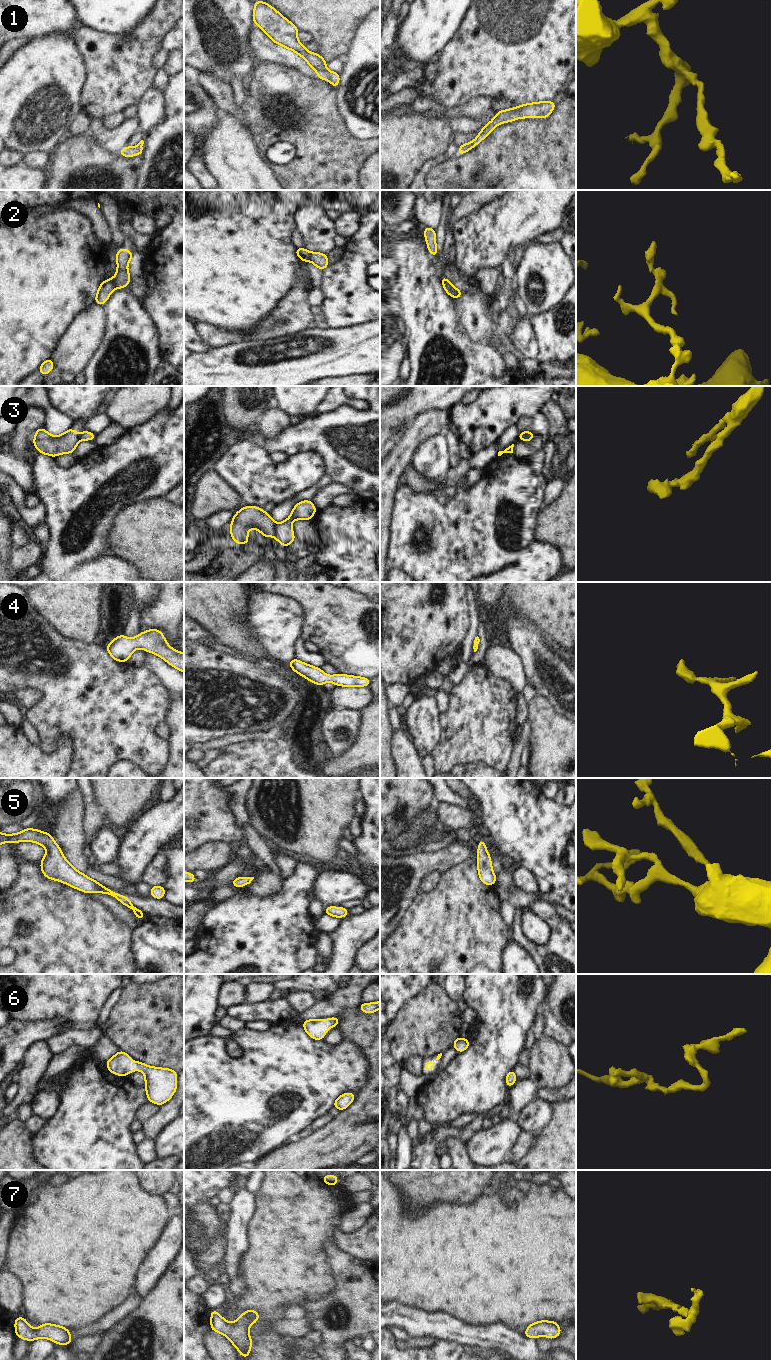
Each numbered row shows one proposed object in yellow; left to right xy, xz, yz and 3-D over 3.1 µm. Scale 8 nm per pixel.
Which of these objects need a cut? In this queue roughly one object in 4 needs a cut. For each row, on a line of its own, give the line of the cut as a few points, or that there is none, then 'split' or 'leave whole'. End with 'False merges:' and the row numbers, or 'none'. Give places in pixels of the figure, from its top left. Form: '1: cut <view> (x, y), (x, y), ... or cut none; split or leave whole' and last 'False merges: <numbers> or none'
1: cut none; leave whole
2: cut xy (112, 278), (114, 286); split
3: cut xz (276, 524), (274, 535); split
4: cut none; leave whole
5: cut none; leave whole
6: cut none; leave whole
7: cut none; leave whole
False merges: 2, 3

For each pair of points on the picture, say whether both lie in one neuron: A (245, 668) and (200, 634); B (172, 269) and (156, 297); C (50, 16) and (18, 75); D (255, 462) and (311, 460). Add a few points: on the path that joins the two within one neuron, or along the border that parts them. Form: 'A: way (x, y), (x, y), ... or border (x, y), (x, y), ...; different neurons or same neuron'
A: border (194, 642), (199, 644); different neurons
B: way (172, 276), (172, 281), (163, 290); same neuron
C: border (63, 31), (38, 35), (33, 38); different neurons
D: way (269, 470), (297, 470); same neuron

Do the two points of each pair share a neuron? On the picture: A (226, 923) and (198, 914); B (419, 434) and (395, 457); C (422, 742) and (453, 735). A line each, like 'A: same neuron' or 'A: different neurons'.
A: different neurons
B: same neuron
C: different neurons

